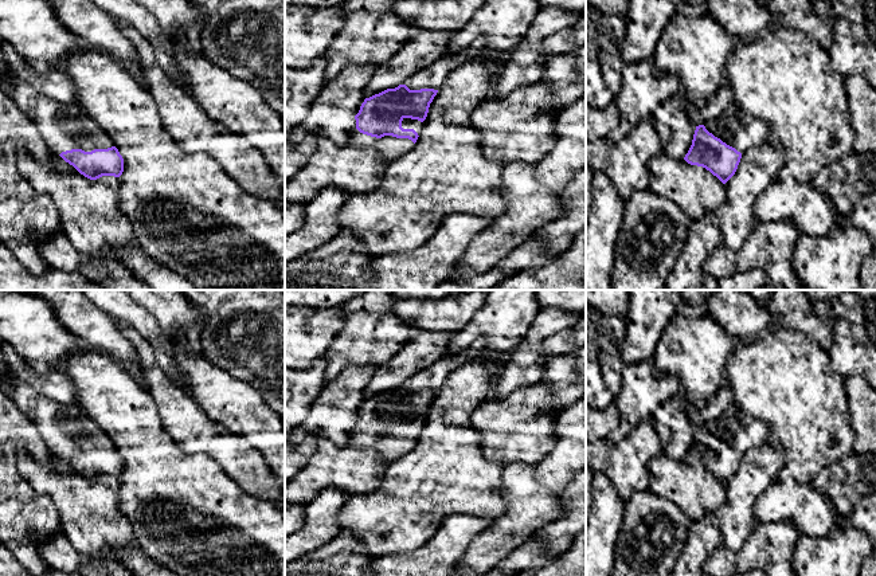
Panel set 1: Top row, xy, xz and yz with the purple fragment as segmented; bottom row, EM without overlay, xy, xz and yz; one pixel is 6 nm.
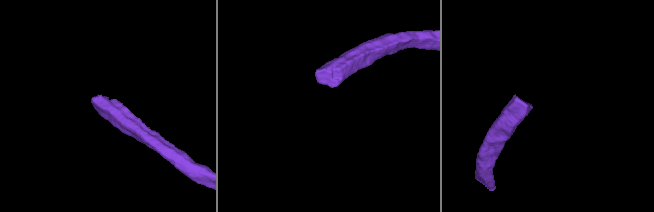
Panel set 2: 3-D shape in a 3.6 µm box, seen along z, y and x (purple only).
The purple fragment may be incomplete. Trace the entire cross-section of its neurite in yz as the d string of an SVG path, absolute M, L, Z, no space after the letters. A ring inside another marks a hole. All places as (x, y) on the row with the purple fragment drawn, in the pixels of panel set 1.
M731 103L719 115L696 126L684 160L705 168L726 184L735 175L742 154L769 137L769 124Z

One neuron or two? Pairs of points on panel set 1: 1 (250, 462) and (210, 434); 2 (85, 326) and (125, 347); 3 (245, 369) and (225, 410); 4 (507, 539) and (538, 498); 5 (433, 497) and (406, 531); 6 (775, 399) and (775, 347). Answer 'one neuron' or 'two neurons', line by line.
1: one neuron
2: one neuron
3: two neurons
4: one neuron
5: one neuron
6: one neuron

